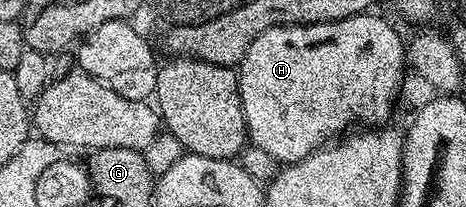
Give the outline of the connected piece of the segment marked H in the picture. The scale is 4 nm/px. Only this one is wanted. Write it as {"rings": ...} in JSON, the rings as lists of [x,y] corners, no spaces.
{"rings":[[[299,23],[297,25],[277,25],[264,31],[248,49],[236,70],[238,72],[238,92],[246,118],[246,134],[249,142],[268,153],[268,157],[277,159],[279,164],[295,163],[308,157],[319,147],[327,146],[343,133],[349,132],[355,125],[382,125],[394,111],[394,102],[398,99],[398,90],[402,87],[402,78],[408,75],[406,58],[407,44],[397,35],[393,26],[389,29],[324,29],[324,23]]]}

